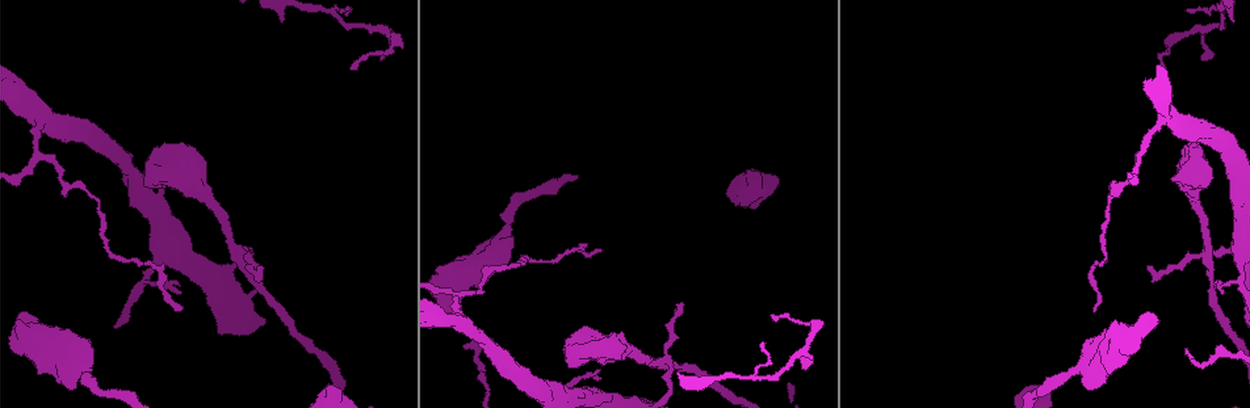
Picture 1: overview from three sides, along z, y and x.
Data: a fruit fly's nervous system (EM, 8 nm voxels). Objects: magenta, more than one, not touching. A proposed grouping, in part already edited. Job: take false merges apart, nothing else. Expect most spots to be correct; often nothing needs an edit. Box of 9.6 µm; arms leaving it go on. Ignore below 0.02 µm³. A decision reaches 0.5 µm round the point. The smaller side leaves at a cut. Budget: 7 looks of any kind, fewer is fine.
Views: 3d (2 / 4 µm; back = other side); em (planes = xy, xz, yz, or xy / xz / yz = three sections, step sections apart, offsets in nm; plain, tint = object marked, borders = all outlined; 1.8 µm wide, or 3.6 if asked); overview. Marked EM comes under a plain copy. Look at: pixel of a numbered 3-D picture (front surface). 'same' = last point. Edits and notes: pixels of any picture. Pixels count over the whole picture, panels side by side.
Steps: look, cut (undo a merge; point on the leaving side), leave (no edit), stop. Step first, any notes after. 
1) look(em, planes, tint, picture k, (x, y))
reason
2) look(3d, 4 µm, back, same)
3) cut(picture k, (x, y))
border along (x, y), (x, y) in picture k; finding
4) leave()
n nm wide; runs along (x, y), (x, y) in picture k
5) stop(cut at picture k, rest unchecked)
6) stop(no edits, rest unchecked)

look(em, 3.6 µm, planes, tint, picture 1, (664, 360))
arms part here

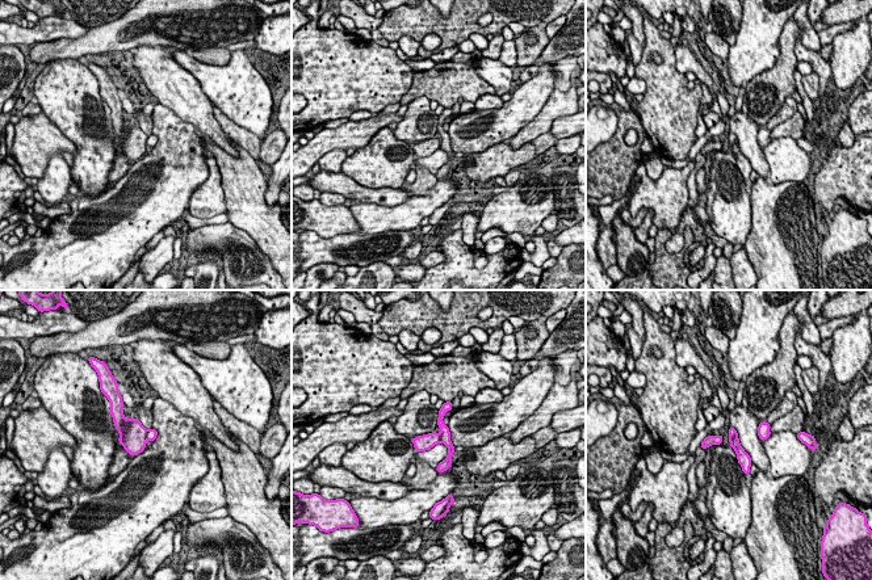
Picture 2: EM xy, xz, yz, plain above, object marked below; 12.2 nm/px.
cut(picture 2, (133, 437))
two neurons meet here

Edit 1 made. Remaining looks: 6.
look(em, planes, tint, picture 1, (455, 297))
three arms meet

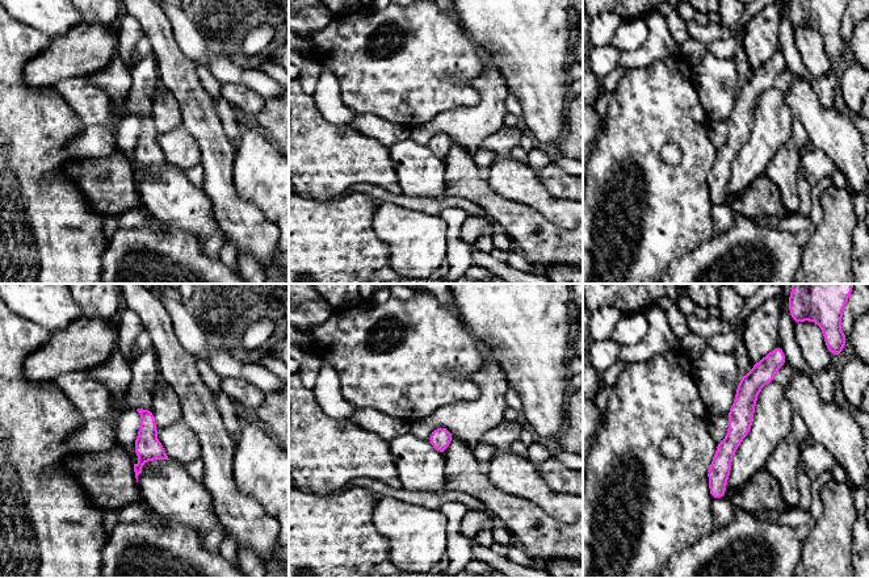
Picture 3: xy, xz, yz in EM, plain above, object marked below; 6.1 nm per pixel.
leave()
runs along (771, 364), (747, 390), (714, 495) in picture 3; one neuron here

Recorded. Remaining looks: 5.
look(em, planes, tint, picture 1, (1139, 332))
thick turns thin

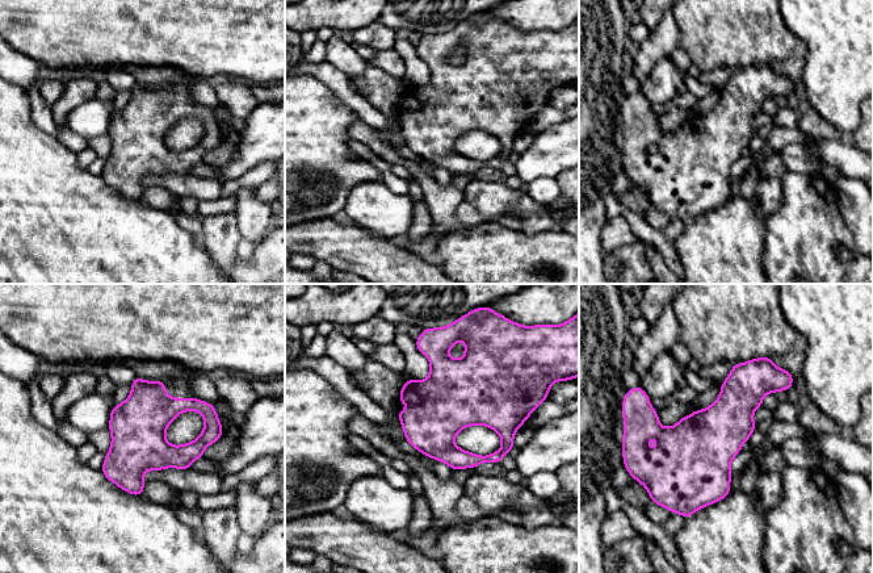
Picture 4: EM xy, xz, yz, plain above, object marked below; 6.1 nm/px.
leave()
340 nm wide; continuous, no second neuron

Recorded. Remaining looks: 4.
stop(cut at picture 2, rest unchecked)

